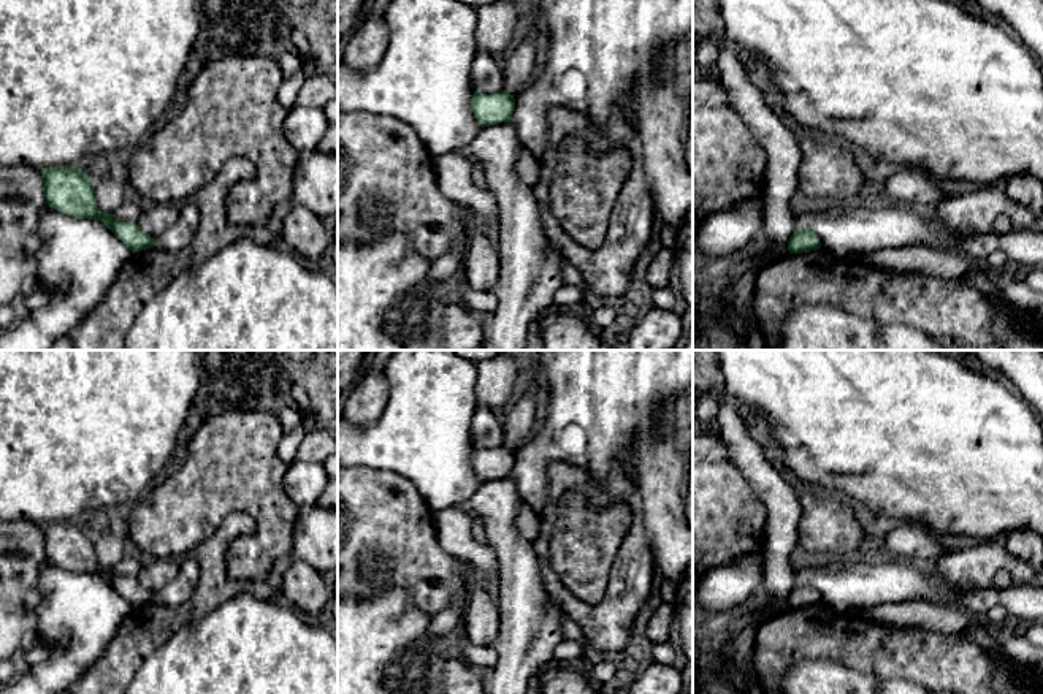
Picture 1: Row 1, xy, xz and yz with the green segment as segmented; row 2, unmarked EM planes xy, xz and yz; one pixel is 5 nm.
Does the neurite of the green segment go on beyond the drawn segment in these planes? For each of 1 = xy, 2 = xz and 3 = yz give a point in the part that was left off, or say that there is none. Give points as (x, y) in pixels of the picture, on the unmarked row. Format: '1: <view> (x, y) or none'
1: none
2: none
3: none

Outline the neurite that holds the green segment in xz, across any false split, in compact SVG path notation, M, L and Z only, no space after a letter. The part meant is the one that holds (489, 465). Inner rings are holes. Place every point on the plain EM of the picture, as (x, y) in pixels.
M506 445L493 450L474 447L471 453L471 466L482 482L510 477L515 466L515 453Z

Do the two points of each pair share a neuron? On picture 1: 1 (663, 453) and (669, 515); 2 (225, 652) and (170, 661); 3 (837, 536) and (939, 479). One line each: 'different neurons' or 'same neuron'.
1: same neuron
2: same neuron
3: different neurons

